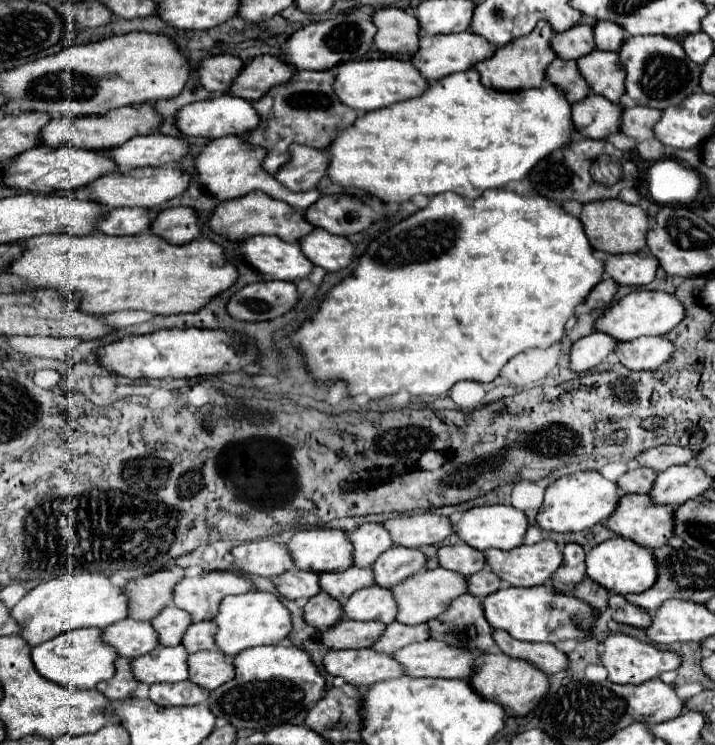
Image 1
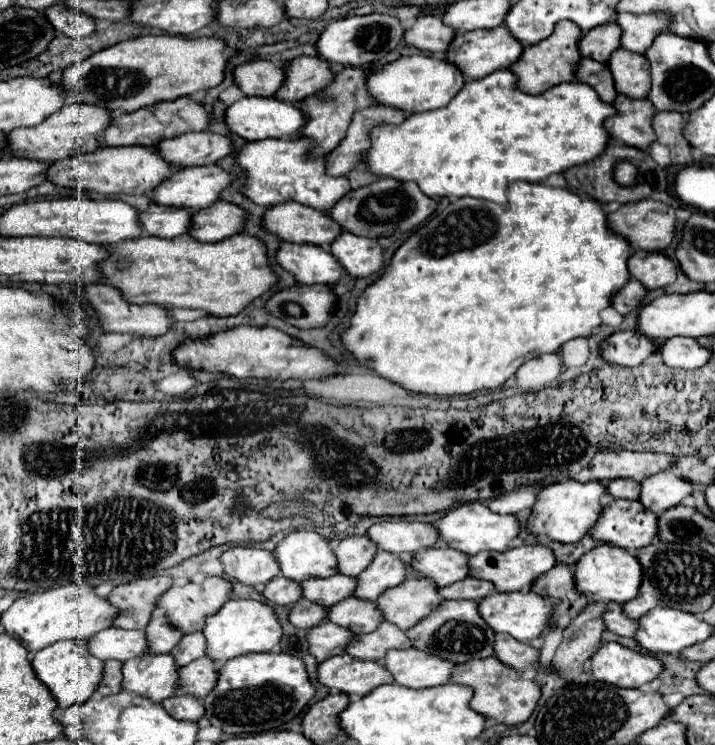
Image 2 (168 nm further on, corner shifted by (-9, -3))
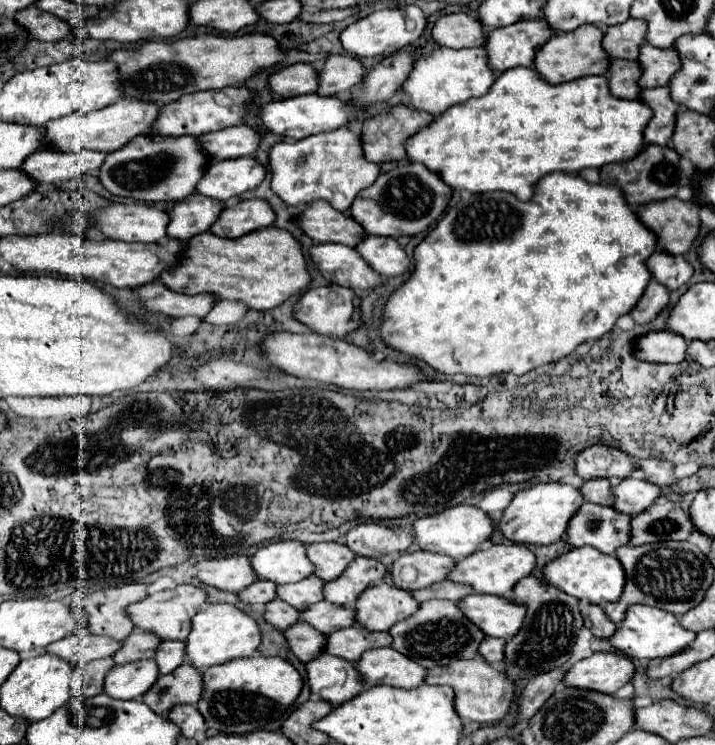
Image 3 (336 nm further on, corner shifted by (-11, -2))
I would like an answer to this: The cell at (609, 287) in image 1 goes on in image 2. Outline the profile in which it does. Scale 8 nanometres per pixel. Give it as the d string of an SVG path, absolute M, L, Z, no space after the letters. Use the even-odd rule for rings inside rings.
M631 278L631 282L625 284L625 288L615 296L613 308L615 308L619 314L627 316L629 312L633 312L633 310L639 308L641 300L645 298L645 294L647 294L645 286L643 286L639 280L633 280L633 278Z

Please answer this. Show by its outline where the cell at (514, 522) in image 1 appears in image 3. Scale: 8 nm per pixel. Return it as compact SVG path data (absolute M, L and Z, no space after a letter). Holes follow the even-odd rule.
M455 505L455 507L449 507L441 513L437 513L437 515L417 519L413 523L413 531L415 531L415 541L421 549L433 551L433 553L443 553L443 555L449 555L455 561L459 561L459 559L475 553L481 543L489 541L495 531L495 525L493 525L493 519L479 507Z

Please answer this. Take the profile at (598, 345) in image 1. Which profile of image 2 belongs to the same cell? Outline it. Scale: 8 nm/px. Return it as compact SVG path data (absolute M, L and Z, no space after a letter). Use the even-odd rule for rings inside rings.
M615 332L601 344L601 354L611 364L637 366L655 356L659 344L659 340L647 338L641 332Z

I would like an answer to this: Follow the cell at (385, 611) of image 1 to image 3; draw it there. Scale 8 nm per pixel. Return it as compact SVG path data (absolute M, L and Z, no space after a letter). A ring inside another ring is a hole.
M319 601L319 603L311 605L309 609L301 611L301 619L305 619L317 631L327 635L331 631L355 625L355 611L349 607L339 607L335 603Z

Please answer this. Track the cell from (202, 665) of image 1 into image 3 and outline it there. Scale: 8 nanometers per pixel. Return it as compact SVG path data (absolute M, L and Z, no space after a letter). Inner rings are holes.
M183 663L179 665L175 671L161 675L157 679L157 683L141 697L143 703L147 703L155 713L167 713L171 707L175 705L197 705L199 697L201 697L201 689L203 687L203 673L195 671L195 667L191 667L191 663Z

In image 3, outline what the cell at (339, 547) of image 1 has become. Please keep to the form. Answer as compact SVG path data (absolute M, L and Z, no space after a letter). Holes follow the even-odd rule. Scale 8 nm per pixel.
M301 541L269 543L251 557L251 565L259 579L267 579L277 585L295 583L315 573Z

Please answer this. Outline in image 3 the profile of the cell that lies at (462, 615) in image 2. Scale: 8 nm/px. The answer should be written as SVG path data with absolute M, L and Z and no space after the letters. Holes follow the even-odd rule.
M429 599L421 603L417 613L401 623L395 623L389 633L393 635L393 649L417 661L425 669L447 665L455 659L473 659L479 655L479 643L483 641L483 631L479 631L479 627L475 627L463 611L459 611L459 605L443 599Z

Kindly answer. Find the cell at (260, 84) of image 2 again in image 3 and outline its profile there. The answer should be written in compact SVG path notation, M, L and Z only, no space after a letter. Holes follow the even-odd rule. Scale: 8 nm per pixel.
M287 65L277 69L267 77L267 85L273 95L297 97L303 93L313 93L317 87L317 71L311 65Z

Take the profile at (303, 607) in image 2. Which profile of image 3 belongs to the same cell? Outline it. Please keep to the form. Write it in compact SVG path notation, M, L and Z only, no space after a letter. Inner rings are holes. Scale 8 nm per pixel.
M275 599L271 603L267 603L267 611L265 611L265 619L275 625L277 629L287 629L291 627L291 623L299 621L299 611L295 611L295 607L291 607L289 603L283 603L281 599Z

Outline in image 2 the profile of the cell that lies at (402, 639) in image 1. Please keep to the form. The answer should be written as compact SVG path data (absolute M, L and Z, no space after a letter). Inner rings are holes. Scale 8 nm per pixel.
M381 622L375 632L355 636L345 652L359 660L383 660L391 648L409 648L409 638L403 630L393 628L393 624Z

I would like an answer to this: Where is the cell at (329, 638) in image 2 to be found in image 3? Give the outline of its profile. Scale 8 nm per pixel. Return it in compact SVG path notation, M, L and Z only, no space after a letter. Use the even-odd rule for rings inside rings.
M295 623L293 627L289 627L285 631L285 637L289 641L291 651L303 661L311 661L315 657L319 657L323 653L323 643L327 639L327 635L323 635L321 631L315 631L309 623Z

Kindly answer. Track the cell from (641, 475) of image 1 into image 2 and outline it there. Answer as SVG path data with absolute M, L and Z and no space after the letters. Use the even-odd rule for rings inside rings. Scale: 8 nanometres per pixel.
M615 478L611 480L605 490L609 492L609 496L613 498L625 498L625 500L637 500L637 492L639 492L639 482L637 480L629 480L629 478Z

